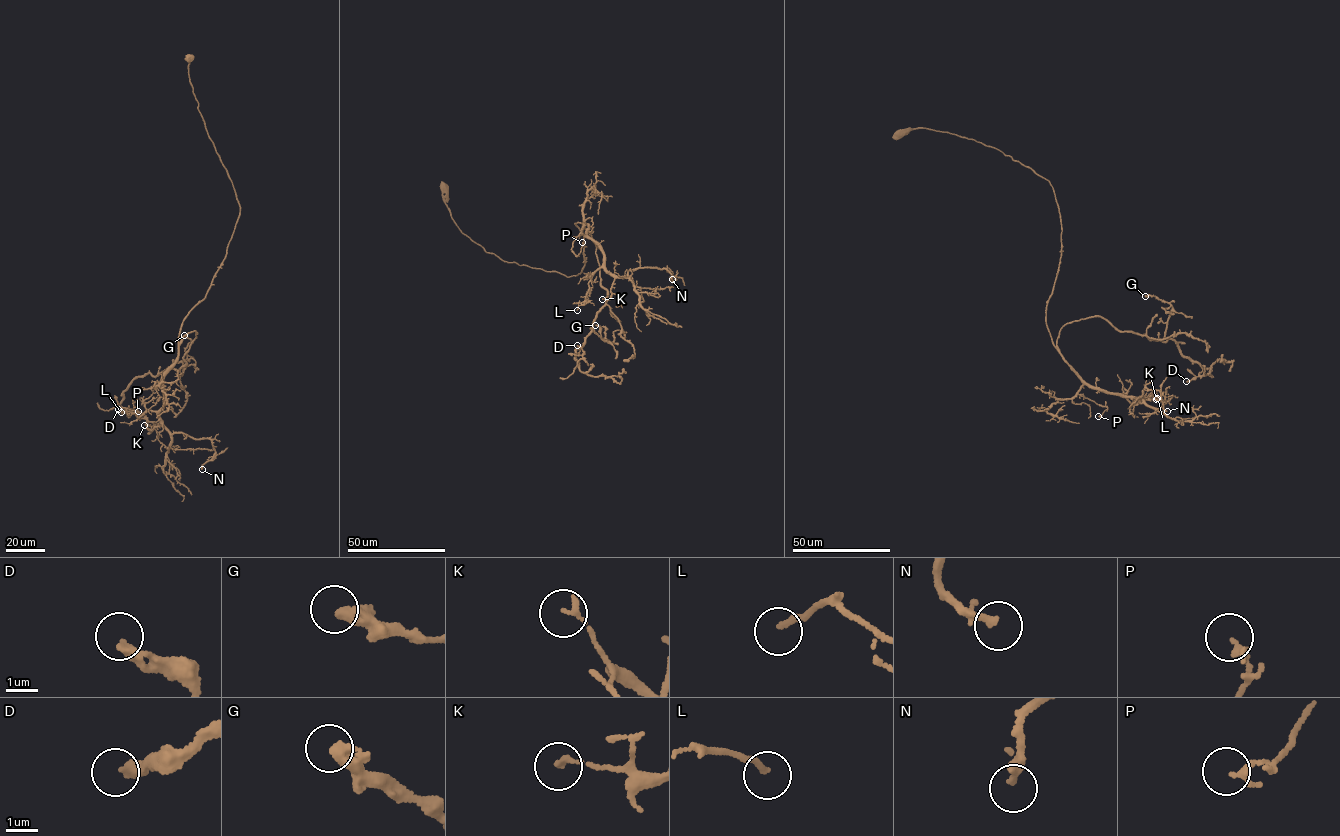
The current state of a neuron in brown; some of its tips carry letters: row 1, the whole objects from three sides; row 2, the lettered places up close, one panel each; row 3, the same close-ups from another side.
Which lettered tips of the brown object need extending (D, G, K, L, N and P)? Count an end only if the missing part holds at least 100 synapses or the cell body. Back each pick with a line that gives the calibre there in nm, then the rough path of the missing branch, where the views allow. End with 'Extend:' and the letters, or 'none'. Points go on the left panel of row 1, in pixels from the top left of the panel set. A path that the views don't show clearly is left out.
Extend: none

